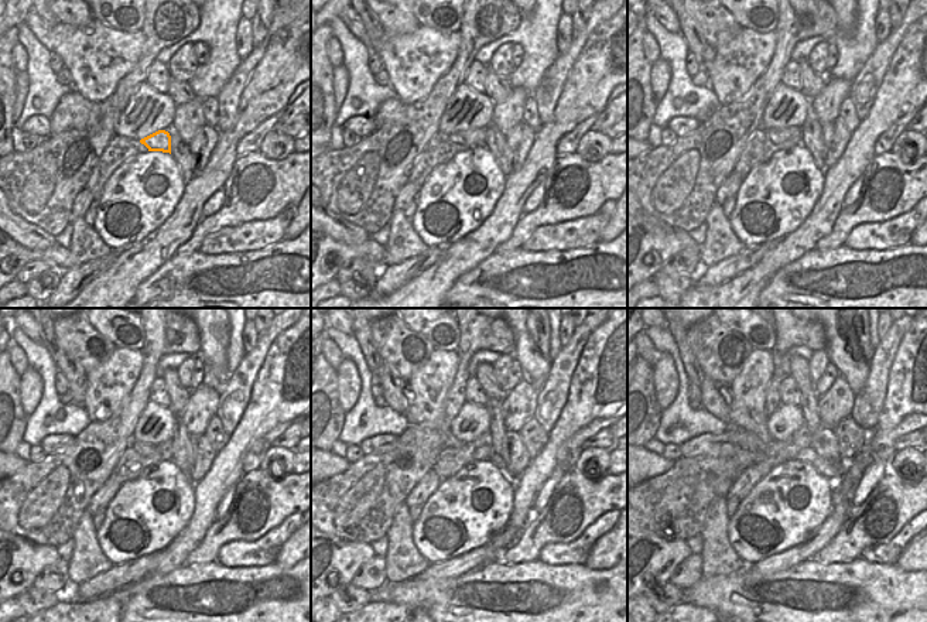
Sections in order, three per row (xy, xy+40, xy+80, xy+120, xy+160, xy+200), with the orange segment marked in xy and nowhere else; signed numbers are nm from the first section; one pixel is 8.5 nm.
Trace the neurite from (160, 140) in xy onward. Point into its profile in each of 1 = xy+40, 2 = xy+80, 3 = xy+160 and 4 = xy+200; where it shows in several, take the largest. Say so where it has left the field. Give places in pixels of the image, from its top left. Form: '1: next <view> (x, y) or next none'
1: next xy+40 (476, 137)
2: next xy+80 (775, 135)
3: next xy+160 (430, 383)
4: next xy+200 (748, 390)

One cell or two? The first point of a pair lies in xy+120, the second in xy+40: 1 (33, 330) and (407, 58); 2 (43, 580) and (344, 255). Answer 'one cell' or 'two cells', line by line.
1: one cell
2: two cells

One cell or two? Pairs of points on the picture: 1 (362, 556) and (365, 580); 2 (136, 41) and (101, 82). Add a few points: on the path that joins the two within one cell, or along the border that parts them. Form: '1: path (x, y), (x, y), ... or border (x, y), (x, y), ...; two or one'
1: border (375, 554), (349, 581); two
2: path (125, 50), (106, 71); one

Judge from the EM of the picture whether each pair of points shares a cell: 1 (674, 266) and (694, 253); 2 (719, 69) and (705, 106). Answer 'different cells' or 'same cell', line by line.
1: same cell
2: different cells

